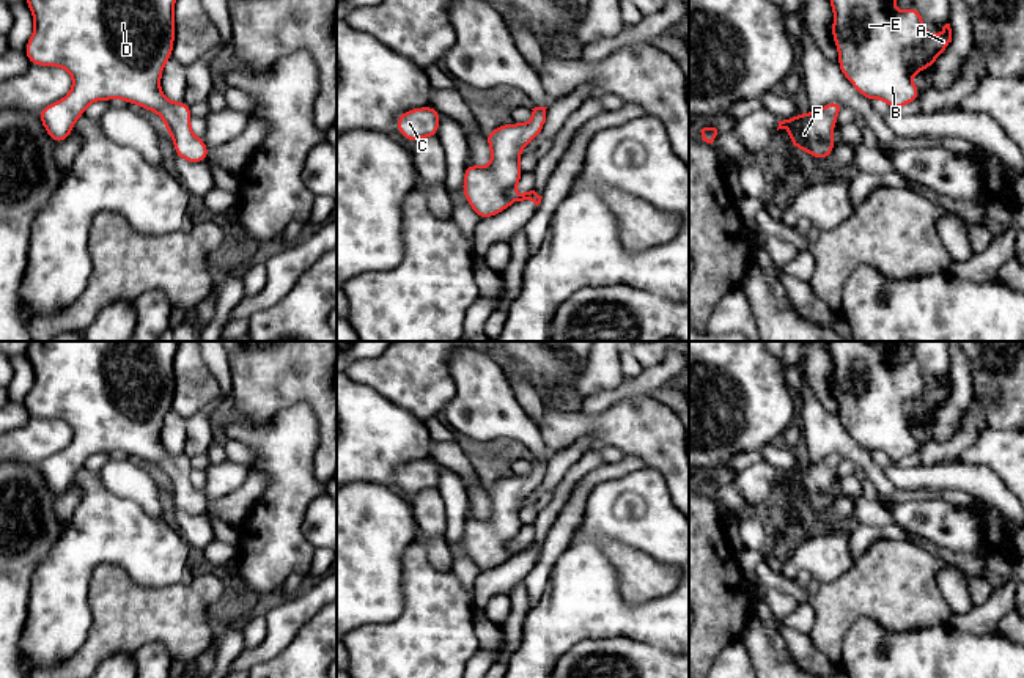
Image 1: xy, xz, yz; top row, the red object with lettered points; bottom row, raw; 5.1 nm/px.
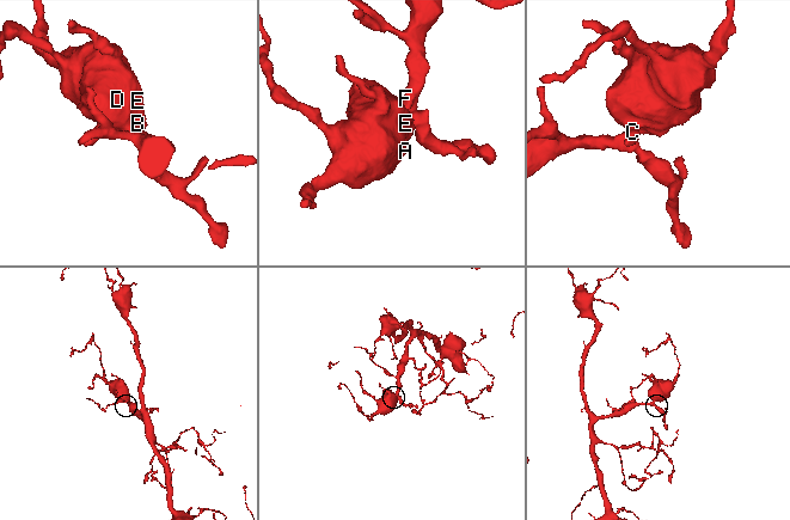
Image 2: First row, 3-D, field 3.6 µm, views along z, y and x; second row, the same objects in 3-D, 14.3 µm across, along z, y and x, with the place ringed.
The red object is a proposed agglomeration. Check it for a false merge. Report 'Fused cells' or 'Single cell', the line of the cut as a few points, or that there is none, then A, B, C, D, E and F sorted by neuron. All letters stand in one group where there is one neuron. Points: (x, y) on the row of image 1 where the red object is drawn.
Single cell. No split. Groups: A B C D E F

